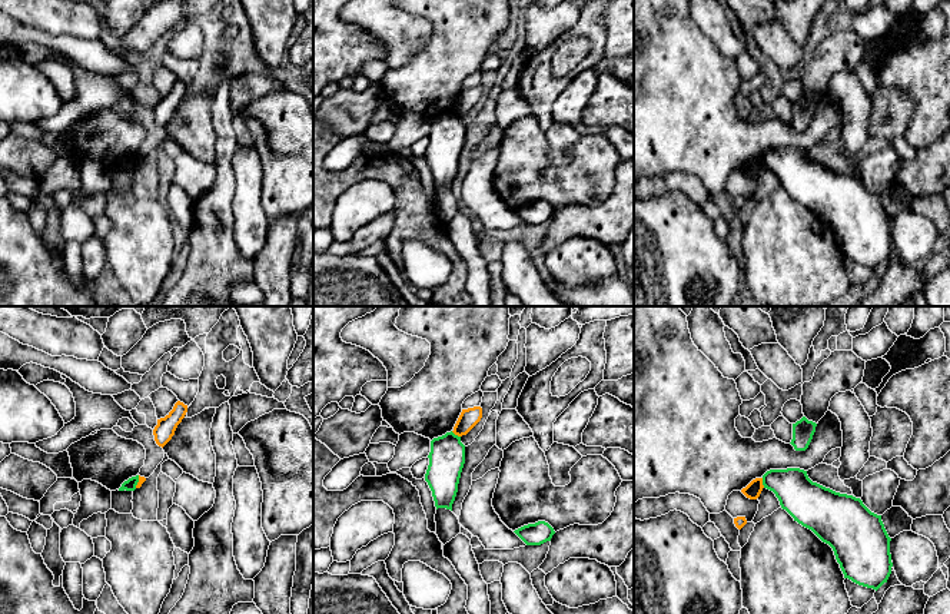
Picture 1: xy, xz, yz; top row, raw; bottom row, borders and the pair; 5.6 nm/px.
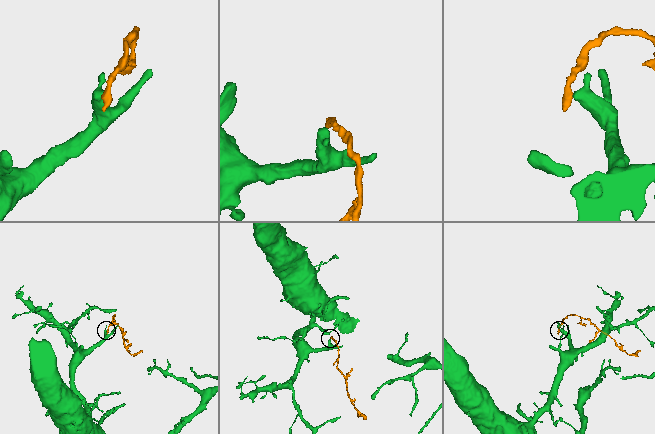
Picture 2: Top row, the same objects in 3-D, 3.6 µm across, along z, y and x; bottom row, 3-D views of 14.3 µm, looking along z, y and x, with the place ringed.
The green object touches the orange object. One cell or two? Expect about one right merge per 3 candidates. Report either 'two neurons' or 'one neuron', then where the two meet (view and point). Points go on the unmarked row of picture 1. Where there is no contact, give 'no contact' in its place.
two neurons; meets green in yz at (763, 162)

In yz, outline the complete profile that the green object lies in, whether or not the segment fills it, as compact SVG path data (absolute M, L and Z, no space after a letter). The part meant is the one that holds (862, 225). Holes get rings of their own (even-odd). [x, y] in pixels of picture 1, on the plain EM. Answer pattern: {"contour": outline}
{"contour": "M800 147L770 149L763 155L764 167L773 170L794 200L811 209L836 235L844 258L878 269L891 253L890 220L881 195L871 192L860 177L840 173L813 162Z"}

